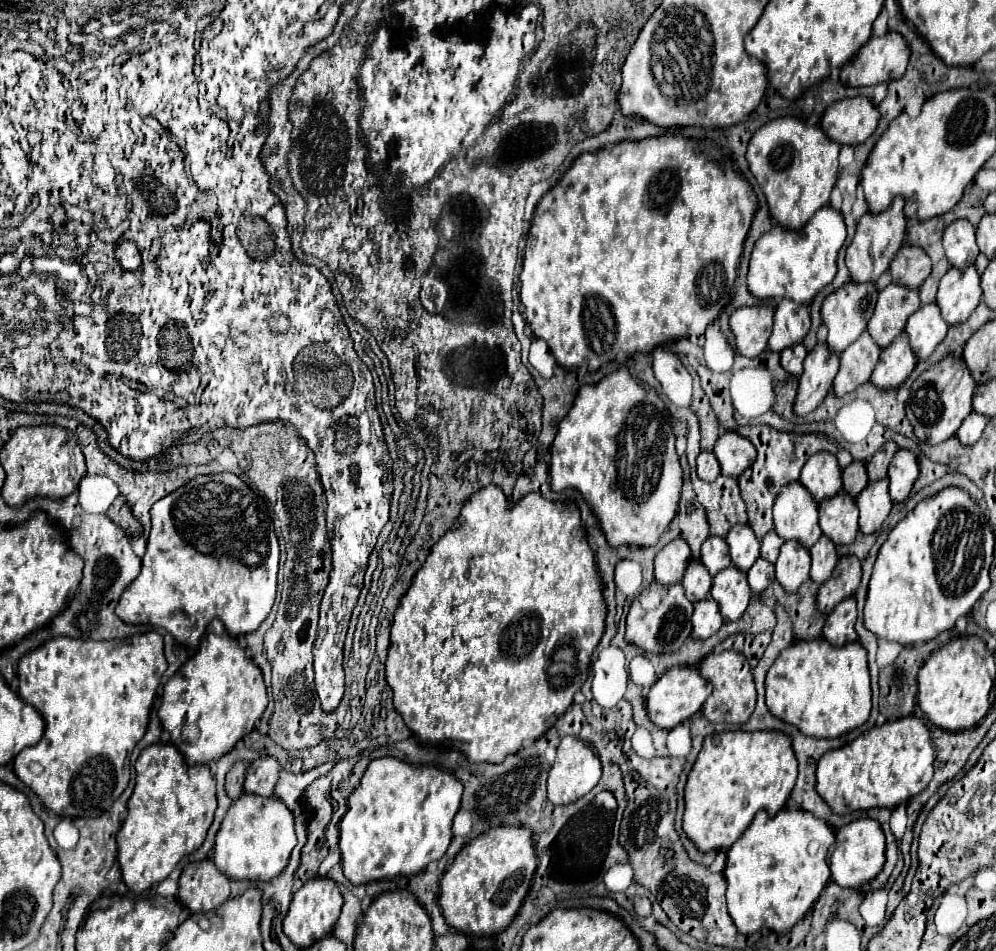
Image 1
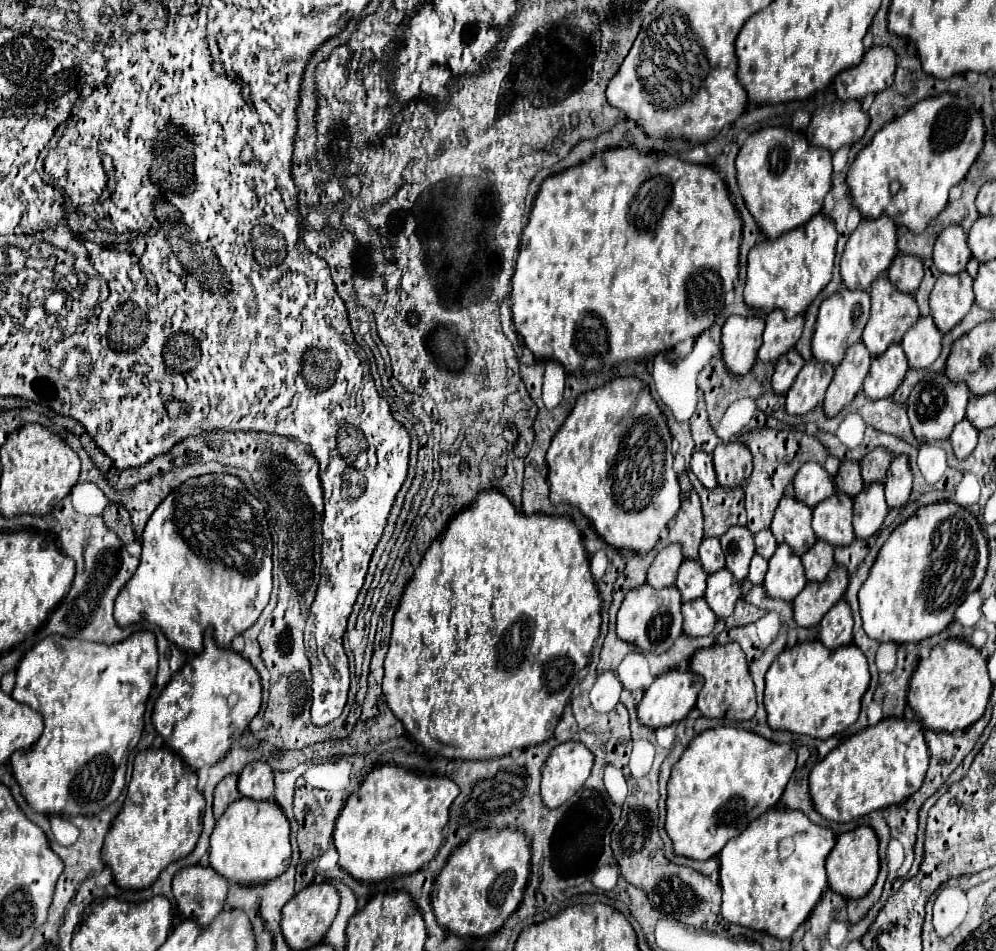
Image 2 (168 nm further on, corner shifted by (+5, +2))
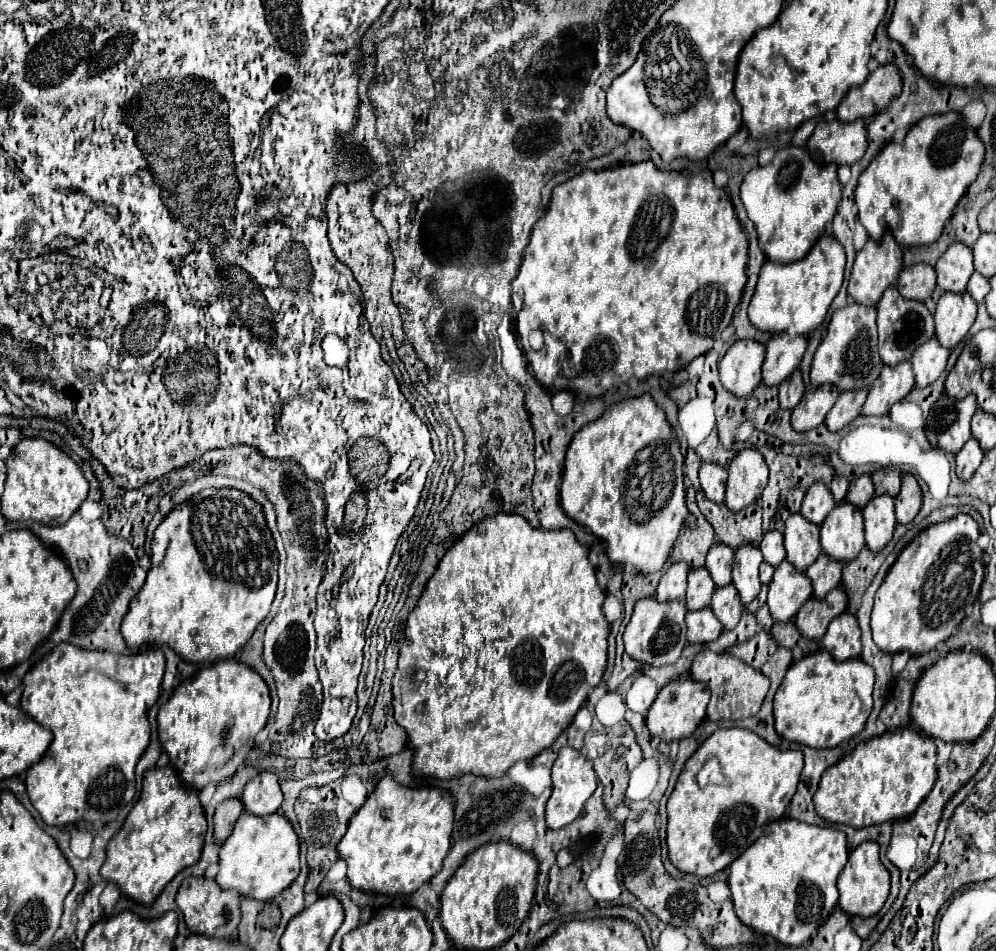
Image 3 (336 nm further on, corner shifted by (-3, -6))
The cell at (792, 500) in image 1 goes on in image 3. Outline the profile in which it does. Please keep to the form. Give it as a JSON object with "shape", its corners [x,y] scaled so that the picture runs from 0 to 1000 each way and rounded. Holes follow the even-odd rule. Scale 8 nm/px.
{"shape":[[[804,540],[792,543],[788,549],[788,578],[790,578],[790,589],[802,599],[808,601],[816,589],[824,583],[824,572],[822,572],[822,553],[814,551],[808,547]]]}

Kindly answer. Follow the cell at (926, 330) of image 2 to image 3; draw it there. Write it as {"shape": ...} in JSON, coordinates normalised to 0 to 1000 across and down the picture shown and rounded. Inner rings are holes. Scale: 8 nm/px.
{"shape":[[[939,353],[933,360],[929,360],[925,366],[921,366],[921,370],[915,376],[919,404],[933,406],[937,400],[941,400],[951,385],[951,376],[953,376],[953,368],[947,366]]]}

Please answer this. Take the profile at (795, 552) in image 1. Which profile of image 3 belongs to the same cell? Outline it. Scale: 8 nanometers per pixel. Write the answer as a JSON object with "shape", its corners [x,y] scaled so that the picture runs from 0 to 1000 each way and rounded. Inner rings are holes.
{"shape":[[[786,589],[772,614],[770,625],[770,637],[778,652],[796,652],[802,639],[814,629],[816,618],[812,614],[812,608],[796,597],[790,589]]]}

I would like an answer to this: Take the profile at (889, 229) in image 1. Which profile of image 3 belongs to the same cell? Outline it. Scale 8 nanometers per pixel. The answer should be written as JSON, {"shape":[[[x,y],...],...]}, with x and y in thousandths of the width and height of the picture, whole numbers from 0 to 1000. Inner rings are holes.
{"shape":[[[891,244],[887,248],[887,254],[881,257],[879,252],[870,252],[870,257],[866,259],[864,265],[860,265],[856,284],[854,284],[854,292],[852,292],[852,311],[866,322],[879,322],[887,307],[901,297],[903,286],[905,286],[907,278],[905,278],[905,261],[901,259],[901,254],[897,252],[897,248]]]}

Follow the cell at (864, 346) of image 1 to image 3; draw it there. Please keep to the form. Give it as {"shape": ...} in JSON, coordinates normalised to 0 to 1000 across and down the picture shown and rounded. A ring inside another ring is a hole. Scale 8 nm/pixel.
{"shape":[[[854,410],[854,412],[844,412],[842,421],[838,423],[838,427],[832,431],[832,437],[828,442],[830,450],[834,454],[842,454],[844,450],[848,450],[850,446],[854,446],[862,435],[864,435],[864,427],[870,419],[870,410]]]}

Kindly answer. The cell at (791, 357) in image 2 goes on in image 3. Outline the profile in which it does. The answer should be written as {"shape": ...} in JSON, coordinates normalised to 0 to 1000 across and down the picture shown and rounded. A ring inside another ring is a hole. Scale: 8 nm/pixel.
{"shape":[[[798,389],[798,391],[782,406],[782,425],[784,425],[784,429],[796,431],[796,429],[802,425],[804,416],[806,416],[806,410],[808,410],[808,406],[806,406],[806,400],[804,400],[804,391]]]}

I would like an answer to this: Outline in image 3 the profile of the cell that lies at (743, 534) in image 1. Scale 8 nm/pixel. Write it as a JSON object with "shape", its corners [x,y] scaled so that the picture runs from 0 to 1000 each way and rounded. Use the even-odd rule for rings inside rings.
{"shape":[[[746,572],[738,580],[736,614],[742,620],[746,635],[756,633],[764,620],[764,610],[762,610],[762,593],[764,591],[766,591],[766,585],[764,585],[762,576],[756,572]]]}

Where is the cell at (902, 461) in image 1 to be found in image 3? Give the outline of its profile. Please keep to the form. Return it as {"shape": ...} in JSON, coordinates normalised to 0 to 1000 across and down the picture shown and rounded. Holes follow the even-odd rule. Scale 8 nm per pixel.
{"shape":[[[917,498],[907,501],[905,517],[899,524],[899,538],[903,551],[913,551],[925,536],[925,511]]]}

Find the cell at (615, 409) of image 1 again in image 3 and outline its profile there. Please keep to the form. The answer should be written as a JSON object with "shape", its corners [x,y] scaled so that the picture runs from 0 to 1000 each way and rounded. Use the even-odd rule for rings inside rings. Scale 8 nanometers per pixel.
{"shape":[[[652,414],[626,421],[607,435],[585,448],[571,467],[567,496],[563,507],[563,534],[577,549],[585,551],[609,572],[613,593],[636,595],[644,604],[656,604],[666,597],[672,580],[690,545],[686,513],[686,479],[668,433]]]}

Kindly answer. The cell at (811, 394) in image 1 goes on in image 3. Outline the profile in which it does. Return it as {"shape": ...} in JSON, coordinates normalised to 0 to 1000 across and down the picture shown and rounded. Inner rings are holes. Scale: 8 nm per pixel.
{"shape":[[[834,404],[810,410],[806,421],[798,427],[794,435],[794,448],[800,454],[810,454],[820,450],[822,446],[828,444],[828,437],[840,423],[840,416],[842,416],[842,410]]]}

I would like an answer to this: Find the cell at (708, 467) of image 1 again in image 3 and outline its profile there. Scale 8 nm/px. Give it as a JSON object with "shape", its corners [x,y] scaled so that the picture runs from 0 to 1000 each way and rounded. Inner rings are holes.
{"shape":[[[704,488],[702,492],[702,505],[708,522],[720,530],[728,524],[728,507],[730,507],[730,494],[720,488]]]}

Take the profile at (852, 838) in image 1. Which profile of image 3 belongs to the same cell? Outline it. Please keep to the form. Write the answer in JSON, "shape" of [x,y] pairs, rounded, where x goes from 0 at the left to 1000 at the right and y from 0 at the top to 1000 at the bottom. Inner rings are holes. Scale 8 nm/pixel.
{"shape":[[[866,885],[854,896],[848,915],[842,919],[840,934],[842,934],[842,953],[852,963],[872,965],[872,963],[879,963],[887,955],[895,932],[893,932],[893,917],[883,904],[881,887]]]}

